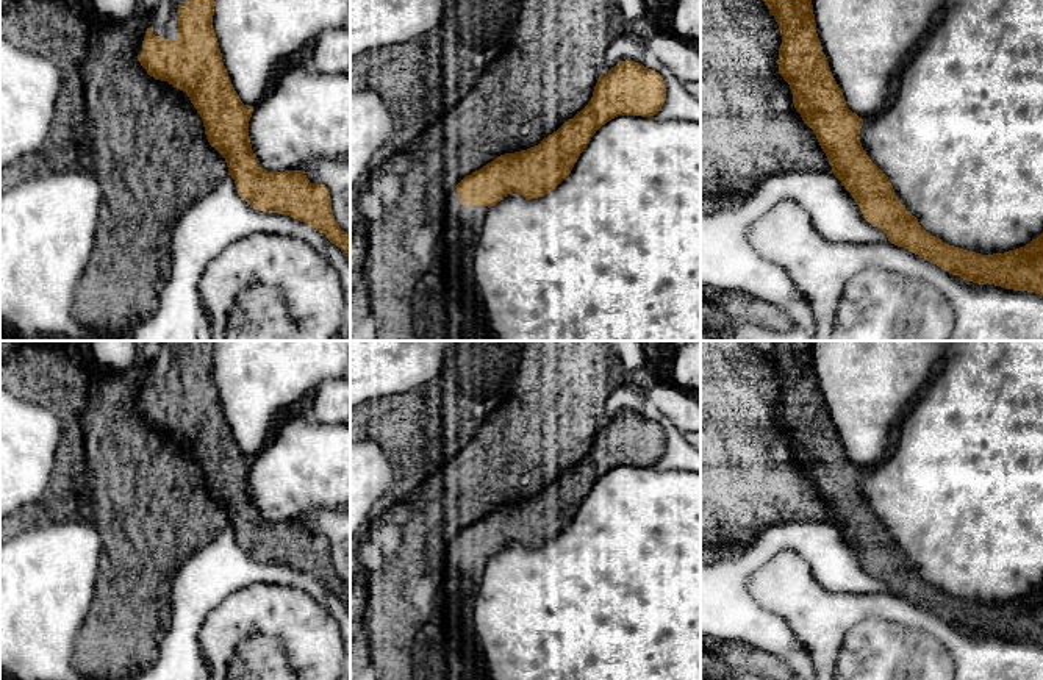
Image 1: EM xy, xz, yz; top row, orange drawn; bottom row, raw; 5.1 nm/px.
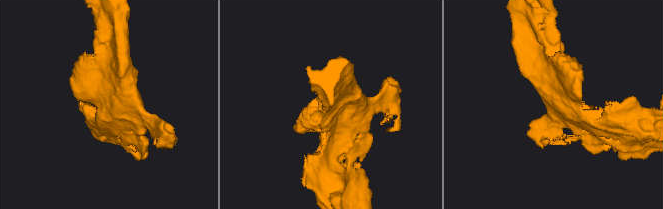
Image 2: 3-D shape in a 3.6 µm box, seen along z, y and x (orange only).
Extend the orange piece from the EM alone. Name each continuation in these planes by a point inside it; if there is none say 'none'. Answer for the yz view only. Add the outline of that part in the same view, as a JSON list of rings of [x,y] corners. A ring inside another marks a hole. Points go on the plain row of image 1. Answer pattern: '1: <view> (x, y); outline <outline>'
none

